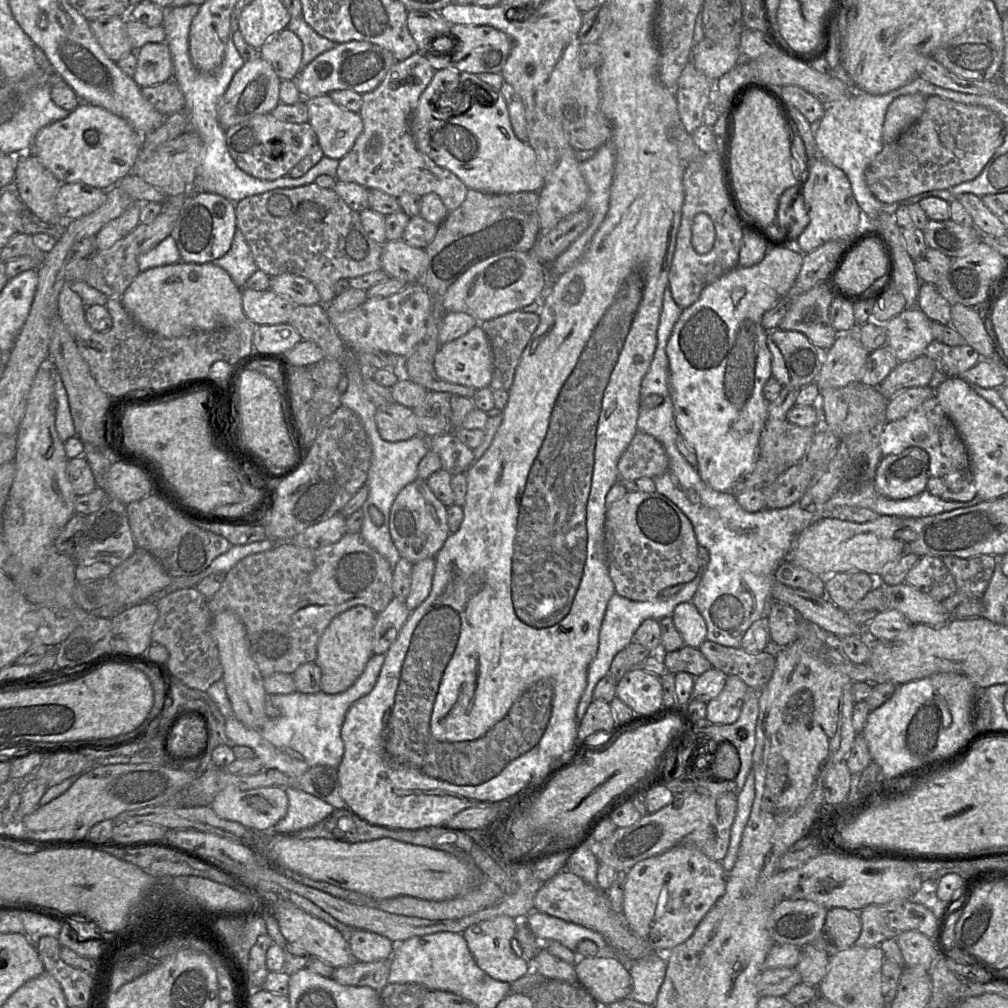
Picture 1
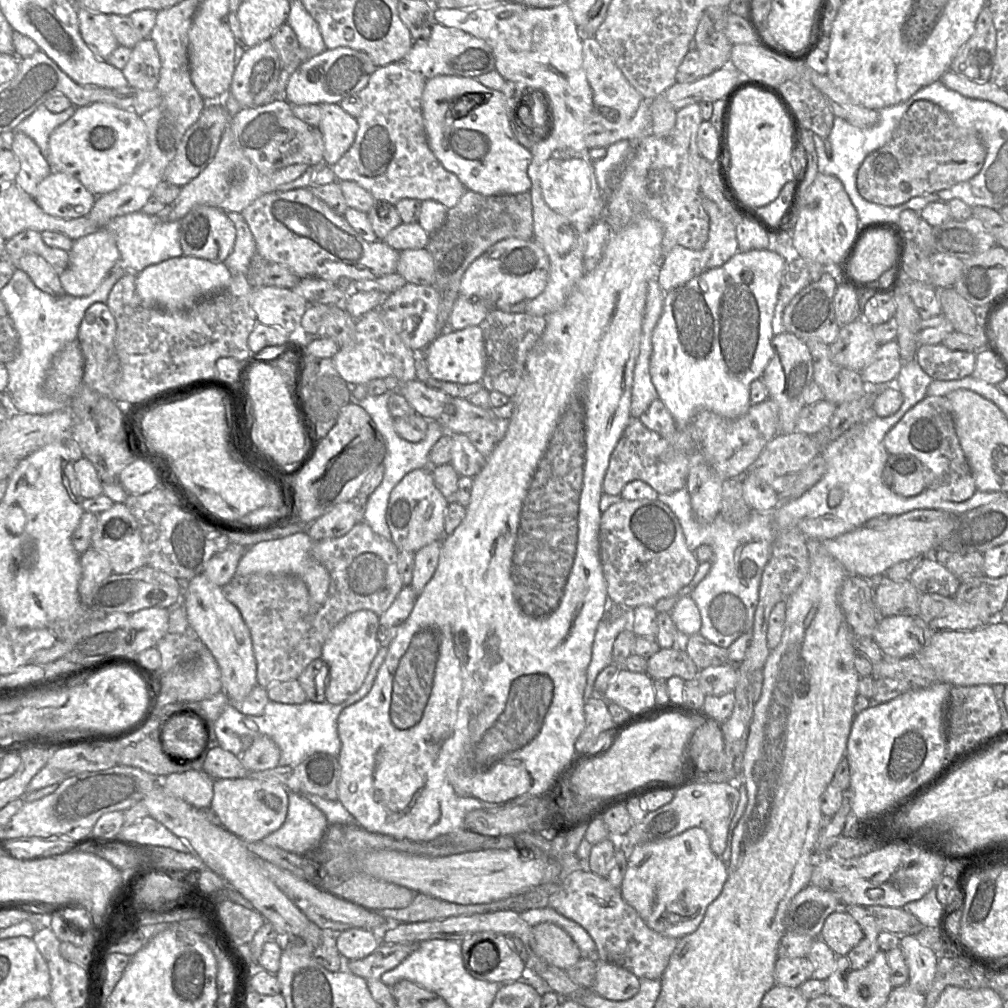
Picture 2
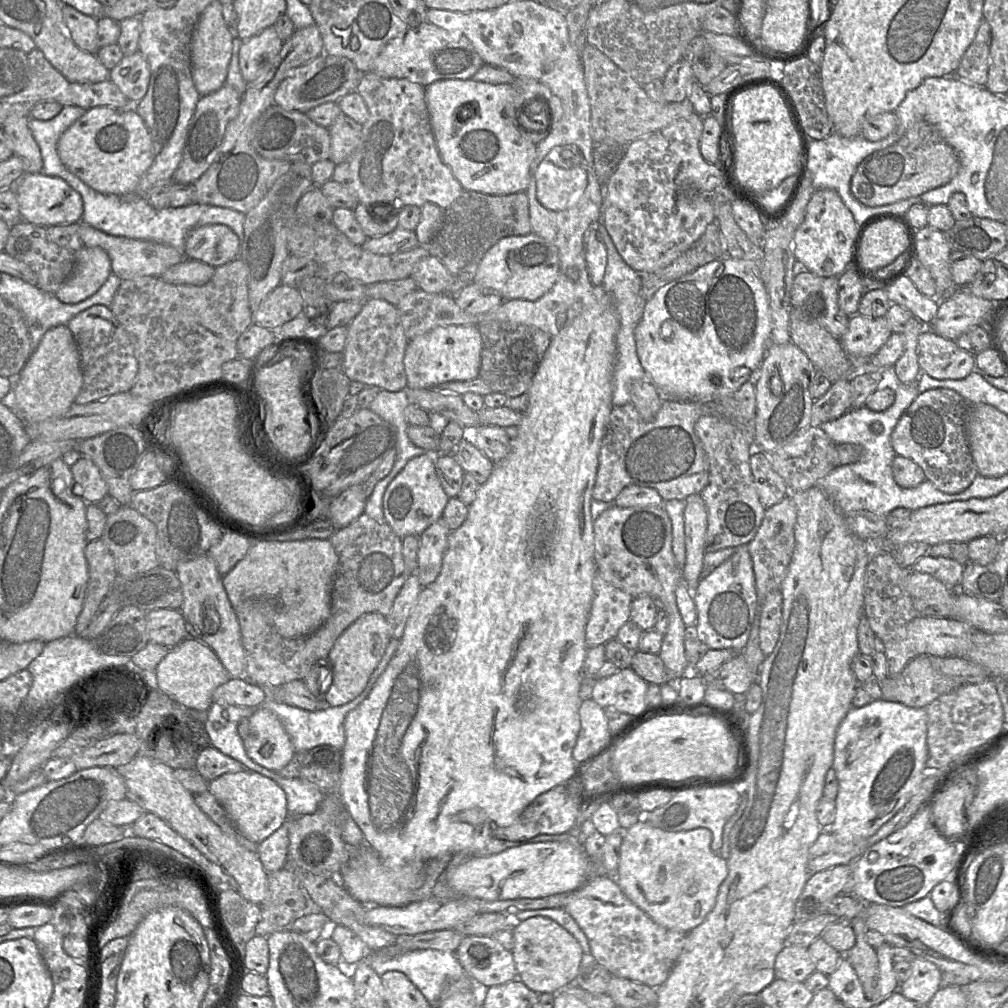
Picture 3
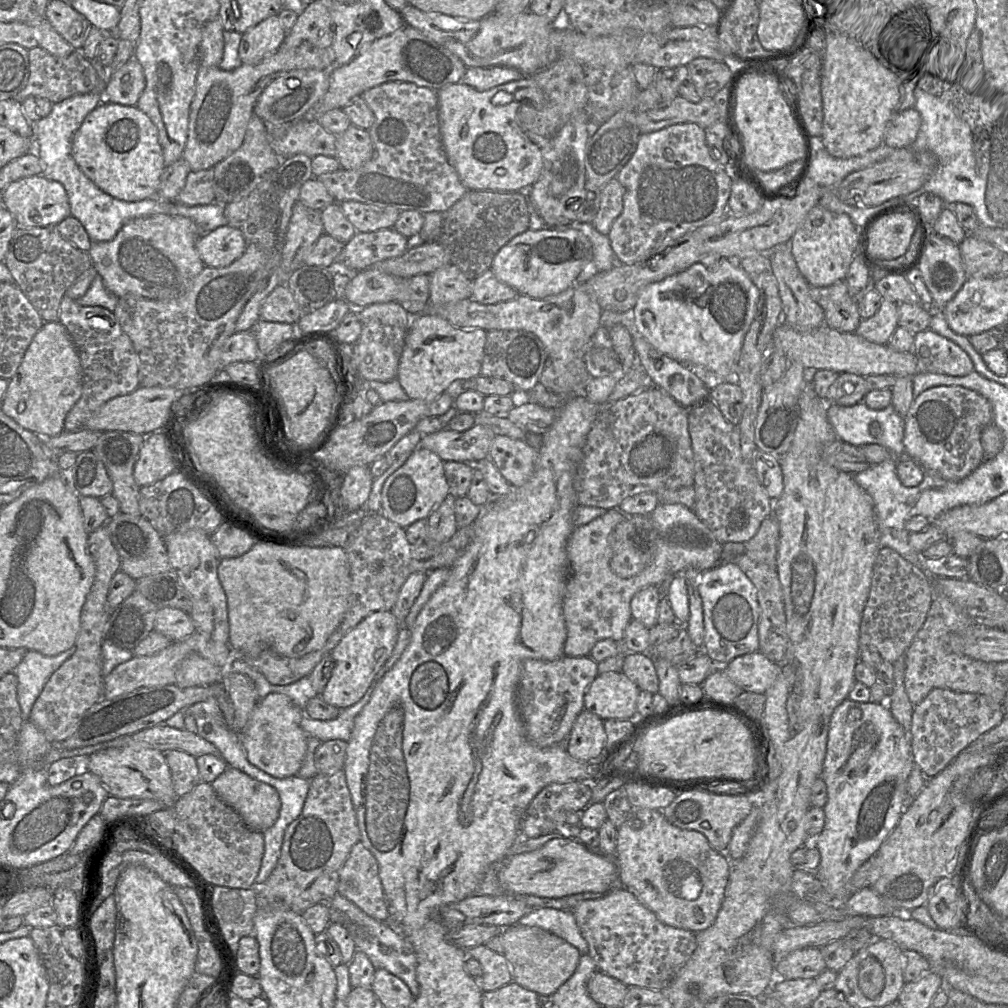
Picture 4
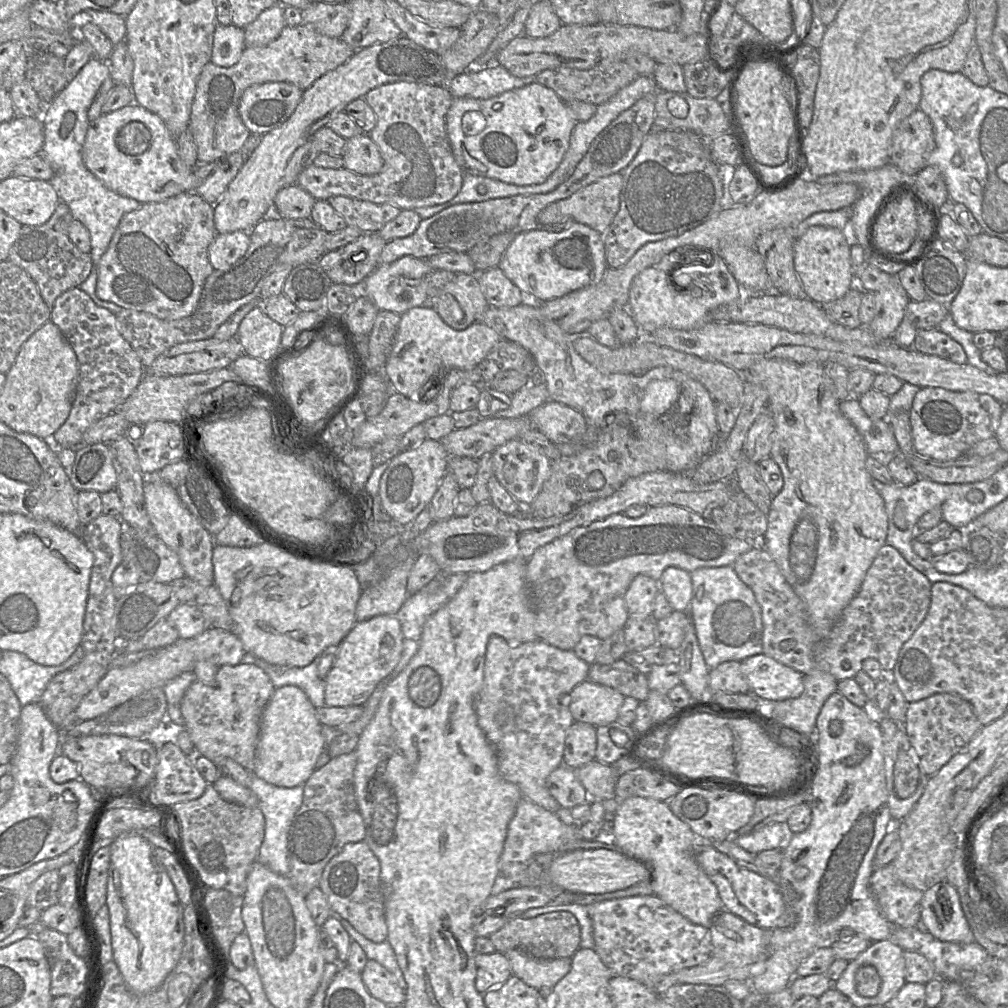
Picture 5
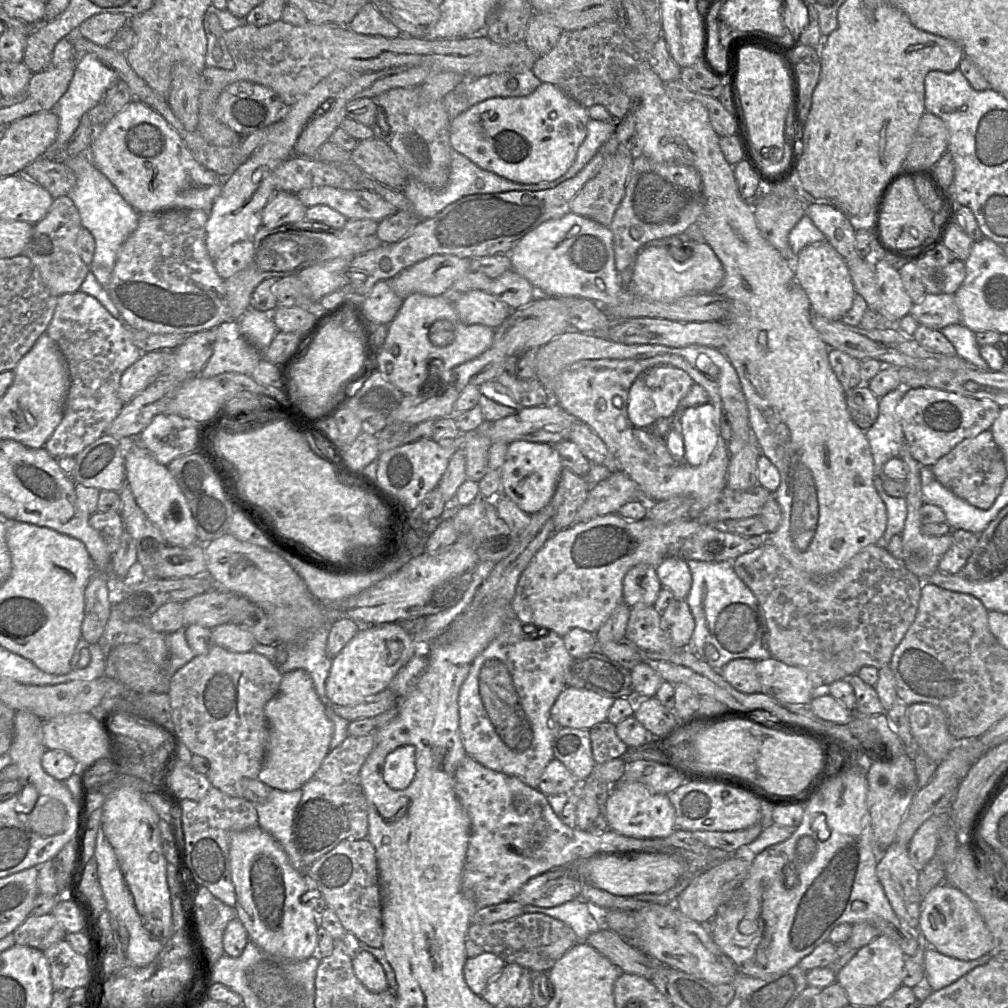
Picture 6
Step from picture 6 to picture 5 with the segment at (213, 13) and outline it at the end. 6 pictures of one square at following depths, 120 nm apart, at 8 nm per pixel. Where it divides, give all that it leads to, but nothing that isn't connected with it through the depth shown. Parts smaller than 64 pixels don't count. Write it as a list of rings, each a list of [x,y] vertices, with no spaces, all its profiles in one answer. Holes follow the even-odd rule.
[[[217,24],[213,37],[210,62],[220,67],[235,65],[245,48],[244,29],[233,24]]]

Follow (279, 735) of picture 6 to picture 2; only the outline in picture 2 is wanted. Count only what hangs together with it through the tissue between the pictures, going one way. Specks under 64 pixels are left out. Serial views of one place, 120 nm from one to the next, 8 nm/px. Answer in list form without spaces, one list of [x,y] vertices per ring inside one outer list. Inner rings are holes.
[[[258,736],[246,751],[237,757],[249,772],[264,771],[279,765],[280,749],[271,738]]]

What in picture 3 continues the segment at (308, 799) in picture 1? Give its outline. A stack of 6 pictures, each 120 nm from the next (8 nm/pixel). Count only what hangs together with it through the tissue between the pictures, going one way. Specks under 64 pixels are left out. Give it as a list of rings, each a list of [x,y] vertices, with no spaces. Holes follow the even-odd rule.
[[[288,816],[278,829],[257,846],[258,856],[267,873],[280,870],[287,861],[290,821]]]

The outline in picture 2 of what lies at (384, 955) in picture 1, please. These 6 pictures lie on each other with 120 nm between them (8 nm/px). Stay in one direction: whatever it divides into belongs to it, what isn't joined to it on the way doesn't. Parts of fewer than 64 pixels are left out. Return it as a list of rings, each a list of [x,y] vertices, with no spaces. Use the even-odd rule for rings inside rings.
[[[350,928],[339,932],[333,936],[332,941],[346,961],[365,958],[381,945],[378,932],[361,928]]]

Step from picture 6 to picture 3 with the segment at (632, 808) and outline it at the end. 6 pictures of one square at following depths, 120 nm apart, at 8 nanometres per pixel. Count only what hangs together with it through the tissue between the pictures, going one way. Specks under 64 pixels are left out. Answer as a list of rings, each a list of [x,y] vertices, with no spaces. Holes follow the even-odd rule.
[[[642,819],[627,830],[622,830],[622,837],[615,879],[625,895],[654,922],[665,928],[688,933],[699,926],[714,909],[720,886],[729,872],[727,860],[711,850],[711,831],[705,827],[666,831]]]

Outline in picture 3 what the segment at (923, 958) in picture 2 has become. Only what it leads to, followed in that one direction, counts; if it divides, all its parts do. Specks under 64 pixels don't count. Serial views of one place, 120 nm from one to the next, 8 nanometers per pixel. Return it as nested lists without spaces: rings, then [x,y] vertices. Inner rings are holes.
[[[916,957],[912,963],[910,976],[900,983],[901,994],[917,1005],[928,1004],[940,988],[941,971],[933,963]]]

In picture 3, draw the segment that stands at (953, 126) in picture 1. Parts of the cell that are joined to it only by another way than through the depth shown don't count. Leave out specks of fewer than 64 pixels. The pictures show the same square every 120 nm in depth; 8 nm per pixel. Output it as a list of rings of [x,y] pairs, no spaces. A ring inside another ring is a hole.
[[[918,121],[889,147],[876,151],[857,167],[850,183],[853,196],[862,204],[877,207],[893,204],[949,183],[958,173],[959,158],[938,129]]]

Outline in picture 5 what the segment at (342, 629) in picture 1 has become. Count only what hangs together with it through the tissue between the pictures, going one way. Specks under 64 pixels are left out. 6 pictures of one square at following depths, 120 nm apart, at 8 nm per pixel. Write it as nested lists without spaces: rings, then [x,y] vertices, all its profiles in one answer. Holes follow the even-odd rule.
[[[378,615],[356,622],[339,644],[335,662],[325,678],[325,705],[363,705],[378,683],[389,675],[400,661],[404,639],[401,624],[395,615]]]

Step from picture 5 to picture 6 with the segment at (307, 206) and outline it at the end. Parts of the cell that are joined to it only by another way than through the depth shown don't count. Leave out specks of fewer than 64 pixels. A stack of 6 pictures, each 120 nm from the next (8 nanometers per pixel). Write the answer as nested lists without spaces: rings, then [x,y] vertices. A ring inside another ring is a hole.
[[[275,192],[262,211],[261,226],[268,229],[302,221],[307,208],[295,193]]]

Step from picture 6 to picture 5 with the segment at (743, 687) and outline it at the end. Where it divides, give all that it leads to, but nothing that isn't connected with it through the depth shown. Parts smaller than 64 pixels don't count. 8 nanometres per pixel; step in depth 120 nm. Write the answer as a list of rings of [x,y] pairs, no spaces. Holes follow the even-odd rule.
[[[741,661],[723,662],[710,669],[708,687],[711,692],[750,692],[748,682],[741,671]]]

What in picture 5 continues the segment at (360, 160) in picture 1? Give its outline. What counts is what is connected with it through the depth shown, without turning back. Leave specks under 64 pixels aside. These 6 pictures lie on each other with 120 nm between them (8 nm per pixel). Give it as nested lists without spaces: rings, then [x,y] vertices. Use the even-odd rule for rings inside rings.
[[[394,82],[370,90],[364,99],[377,117],[376,126],[369,136],[378,146],[383,158],[384,165],[381,171],[374,175],[359,175],[345,168],[322,168],[311,164],[299,174],[295,184],[315,200],[327,201],[330,197],[344,196],[375,204],[392,204],[401,210],[435,206],[454,198],[462,187],[464,171],[456,162],[447,137],[446,115],[453,96],[446,86]]]

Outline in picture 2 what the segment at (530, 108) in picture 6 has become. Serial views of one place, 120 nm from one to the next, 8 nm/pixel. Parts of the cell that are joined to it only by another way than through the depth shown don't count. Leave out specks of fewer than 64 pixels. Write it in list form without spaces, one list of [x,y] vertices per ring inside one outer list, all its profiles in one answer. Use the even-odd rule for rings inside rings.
[[[439,75],[426,81],[421,106],[431,151],[446,170],[459,178],[467,190],[486,196],[529,192],[531,180],[527,170],[532,153],[515,138],[502,91],[488,88],[473,77]]]

